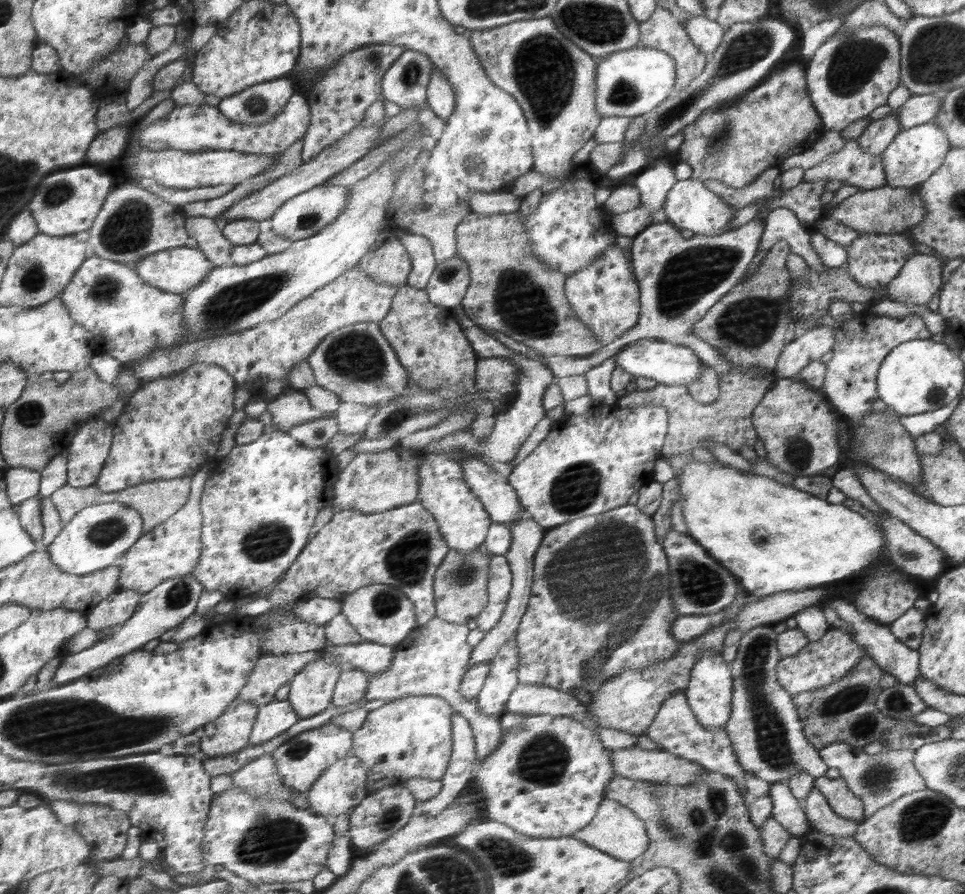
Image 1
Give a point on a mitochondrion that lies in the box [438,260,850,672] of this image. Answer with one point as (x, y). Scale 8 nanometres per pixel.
(601, 578)

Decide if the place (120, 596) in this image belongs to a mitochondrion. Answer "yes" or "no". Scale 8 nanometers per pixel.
no

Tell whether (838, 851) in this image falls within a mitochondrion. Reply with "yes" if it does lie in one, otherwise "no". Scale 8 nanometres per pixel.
no

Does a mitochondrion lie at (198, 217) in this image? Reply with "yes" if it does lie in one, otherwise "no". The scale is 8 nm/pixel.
no

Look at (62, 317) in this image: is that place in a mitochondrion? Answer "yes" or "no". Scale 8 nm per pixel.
no

